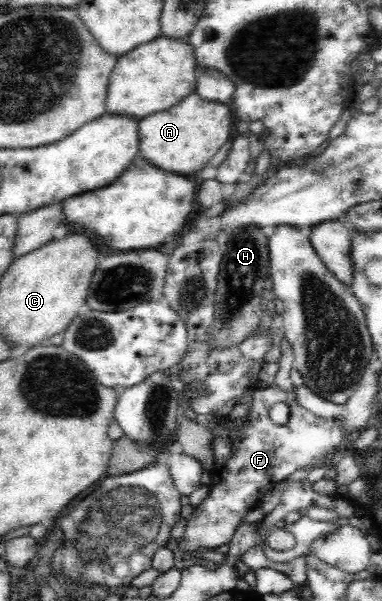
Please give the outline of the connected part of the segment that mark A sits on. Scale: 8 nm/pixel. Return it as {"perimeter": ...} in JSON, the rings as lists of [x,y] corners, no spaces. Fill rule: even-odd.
{"perimeter":[[[197,93],[188,94],[175,106],[139,120],[140,154],[167,172],[197,177],[219,148],[233,136],[234,116],[227,103],[205,100]]]}

